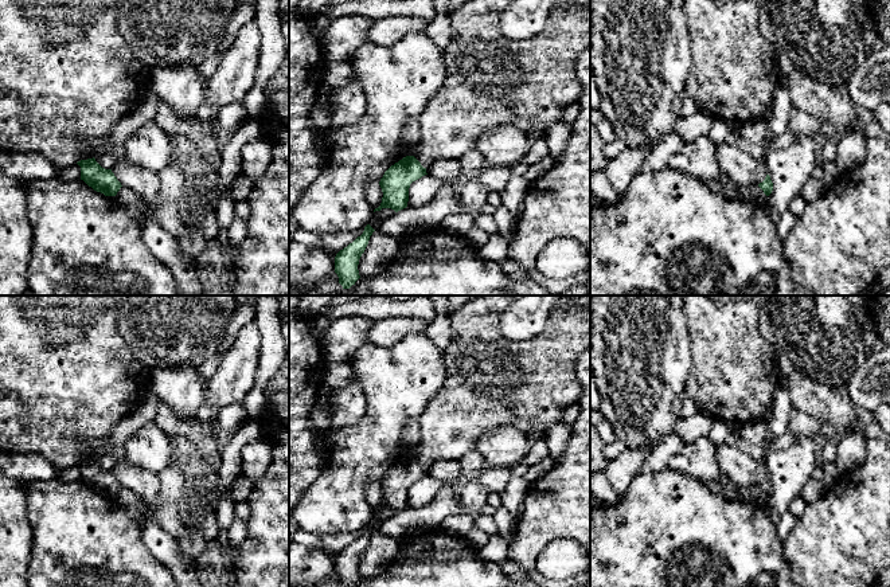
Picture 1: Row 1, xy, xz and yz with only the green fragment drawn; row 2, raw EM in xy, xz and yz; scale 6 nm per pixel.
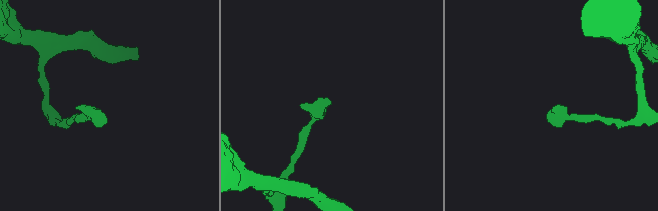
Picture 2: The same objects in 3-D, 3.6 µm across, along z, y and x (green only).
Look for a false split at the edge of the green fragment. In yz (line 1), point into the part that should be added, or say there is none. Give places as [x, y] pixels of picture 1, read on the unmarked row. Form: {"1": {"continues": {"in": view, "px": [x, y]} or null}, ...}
{"1": {"continues": null}}

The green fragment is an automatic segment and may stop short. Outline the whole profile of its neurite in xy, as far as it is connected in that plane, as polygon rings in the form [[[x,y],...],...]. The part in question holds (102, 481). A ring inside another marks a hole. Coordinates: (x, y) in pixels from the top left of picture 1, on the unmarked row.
[[[94,458],[81,461],[77,465],[81,467],[81,481],[94,492],[104,494],[105,497],[116,497],[122,488],[112,470],[102,469]]]

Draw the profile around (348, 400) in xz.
[[[354,371],[347,386],[333,390],[332,404],[335,407],[331,418],[332,427],[347,427],[362,419],[366,412],[366,395],[355,380]]]

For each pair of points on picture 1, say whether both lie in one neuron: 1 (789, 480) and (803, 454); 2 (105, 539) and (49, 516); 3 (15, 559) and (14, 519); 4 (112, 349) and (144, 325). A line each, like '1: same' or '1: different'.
1: same
2: same
3: same
4: different

